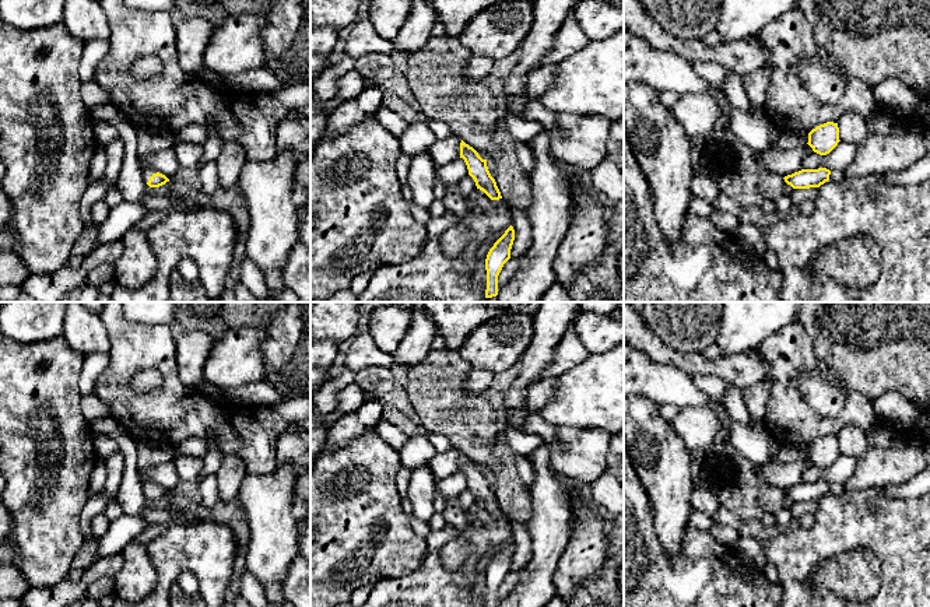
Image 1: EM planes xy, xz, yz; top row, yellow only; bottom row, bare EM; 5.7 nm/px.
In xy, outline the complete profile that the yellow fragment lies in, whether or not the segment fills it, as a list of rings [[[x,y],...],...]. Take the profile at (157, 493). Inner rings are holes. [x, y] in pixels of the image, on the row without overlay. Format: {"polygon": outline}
{"polygon": [[[143,480],[141,488],[143,488],[144,495],[150,501],[159,501],[159,499],[165,498],[166,495],[169,495],[169,492],[165,488],[159,487],[155,483],[147,481],[147,480]]]}

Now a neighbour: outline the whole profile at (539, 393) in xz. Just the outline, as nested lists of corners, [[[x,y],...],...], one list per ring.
[[[540,379],[530,385],[526,394],[529,414],[540,413],[555,393],[555,379]]]

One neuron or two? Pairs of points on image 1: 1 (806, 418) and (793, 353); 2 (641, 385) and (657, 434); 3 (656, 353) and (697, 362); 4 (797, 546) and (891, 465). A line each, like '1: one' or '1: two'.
1: one
2: two
3: one
4: two

